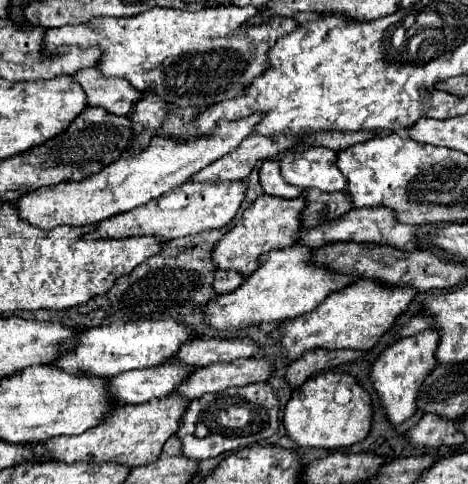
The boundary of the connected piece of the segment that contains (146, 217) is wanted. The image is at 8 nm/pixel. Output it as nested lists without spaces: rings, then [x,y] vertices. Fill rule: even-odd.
[[[186,182],[172,192],[166,192],[164,196],[128,210],[120,216],[110,216],[108,220],[102,220],[96,224],[94,232],[84,234],[82,238],[128,238],[128,236],[158,236],[160,242],[174,240],[180,236],[198,234],[202,230],[222,228],[226,226],[240,208],[240,202],[246,194],[246,182]]]

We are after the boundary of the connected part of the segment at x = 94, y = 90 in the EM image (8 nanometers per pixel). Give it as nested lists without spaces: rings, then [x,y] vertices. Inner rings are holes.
[[[84,68],[72,76],[88,96],[88,106],[100,106],[116,116],[128,116],[140,92],[120,78],[104,78],[96,68]]]

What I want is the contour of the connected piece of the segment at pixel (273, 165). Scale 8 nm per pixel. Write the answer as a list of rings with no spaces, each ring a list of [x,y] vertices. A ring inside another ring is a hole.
[[[264,160],[260,168],[260,186],[264,194],[278,196],[278,198],[296,198],[302,194],[300,188],[286,184],[280,176],[280,166],[276,160]]]

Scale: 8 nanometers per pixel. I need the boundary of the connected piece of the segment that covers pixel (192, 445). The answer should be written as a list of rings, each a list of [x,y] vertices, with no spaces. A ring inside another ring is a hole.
[[[266,382],[258,384],[246,384],[236,388],[226,388],[216,394],[204,394],[202,398],[190,400],[186,406],[186,412],[180,418],[176,438],[182,440],[182,454],[186,458],[202,460],[220,456],[224,452],[234,452],[238,448],[246,448],[252,444],[258,444],[262,440],[268,440],[276,434],[280,426],[280,406],[274,390]],[[198,422],[204,422],[208,426],[208,434],[204,438],[196,438],[194,428]]]

